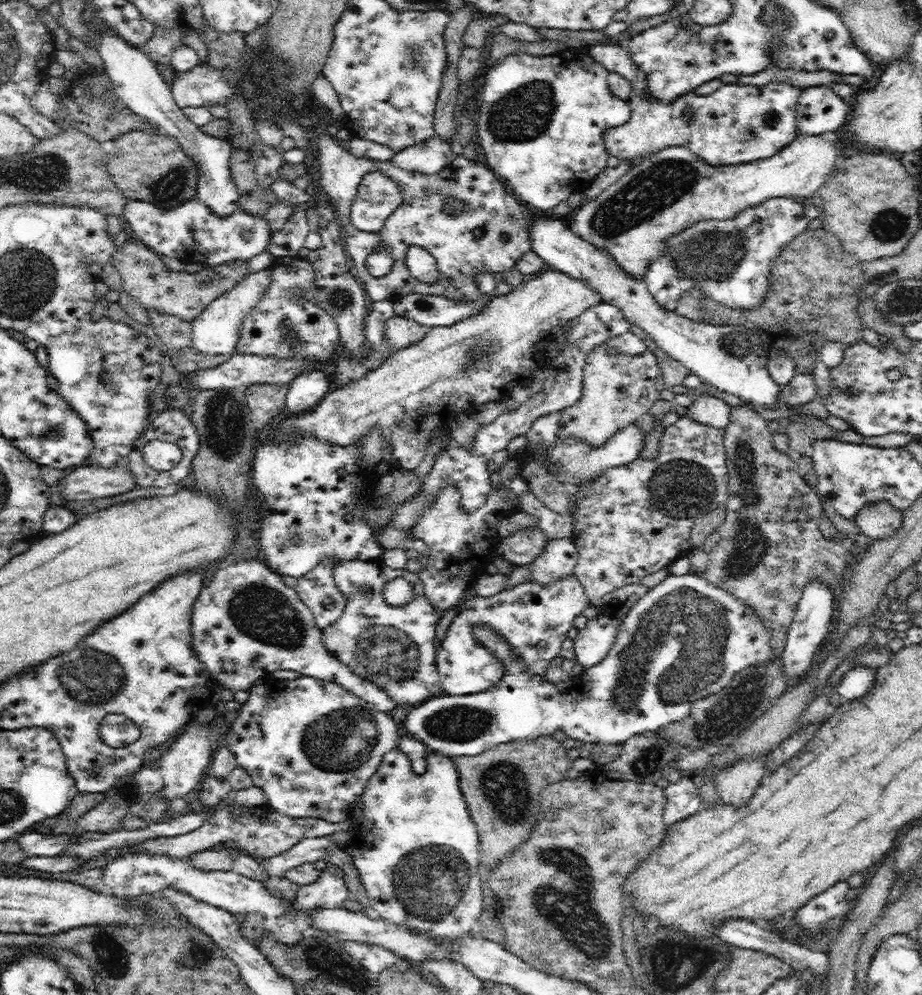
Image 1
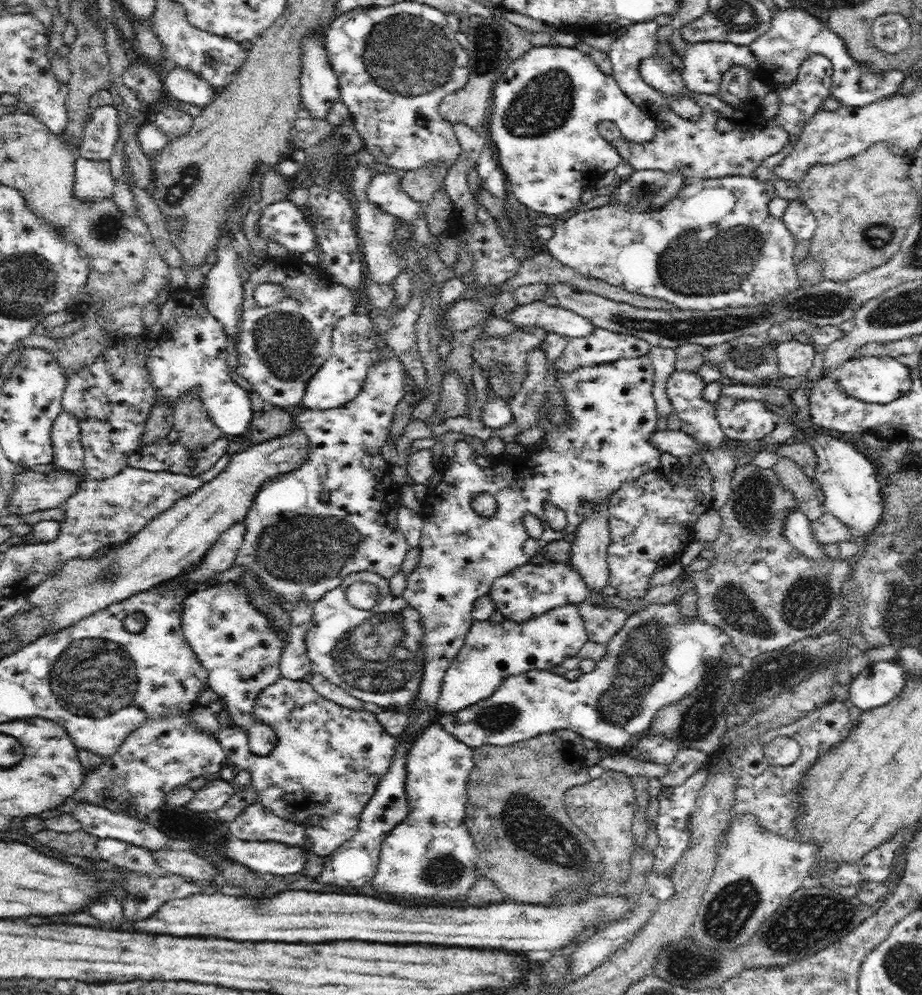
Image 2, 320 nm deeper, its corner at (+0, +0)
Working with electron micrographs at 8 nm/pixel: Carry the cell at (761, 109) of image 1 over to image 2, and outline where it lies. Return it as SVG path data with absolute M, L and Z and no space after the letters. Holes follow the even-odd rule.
M659 54L640 60L638 71L650 87L662 92L667 98L687 96L702 108L702 116L696 120L682 119L668 105L663 105L652 117L656 124L656 136L643 144L628 143L616 124L603 121L599 134L610 145L618 149L621 158L635 170L662 170L680 173L691 181L719 178L729 175L751 177L762 160L784 148L788 143L788 132L778 125L776 117L764 117L763 108L754 101L746 100L740 107L728 105L717 95L704 95L686 88L681 71L668 64Z

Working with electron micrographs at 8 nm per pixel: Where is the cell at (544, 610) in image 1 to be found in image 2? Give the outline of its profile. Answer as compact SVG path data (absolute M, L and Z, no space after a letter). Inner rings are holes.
M576 604L554 608L522 623L506 619L494 626L490 619L474 620L466 634L465 644L446 670L435 708L440 714L459 712L492 696L506 676L561 665L565 659L577 656L581 648L589 642L585 627Z

